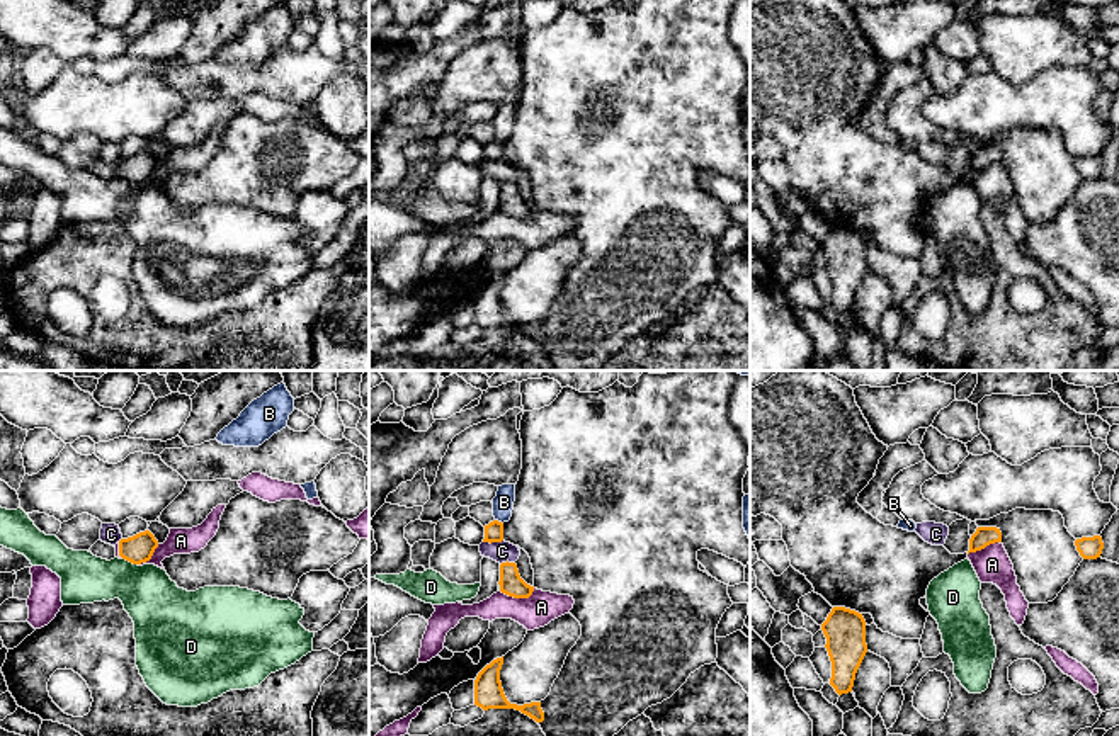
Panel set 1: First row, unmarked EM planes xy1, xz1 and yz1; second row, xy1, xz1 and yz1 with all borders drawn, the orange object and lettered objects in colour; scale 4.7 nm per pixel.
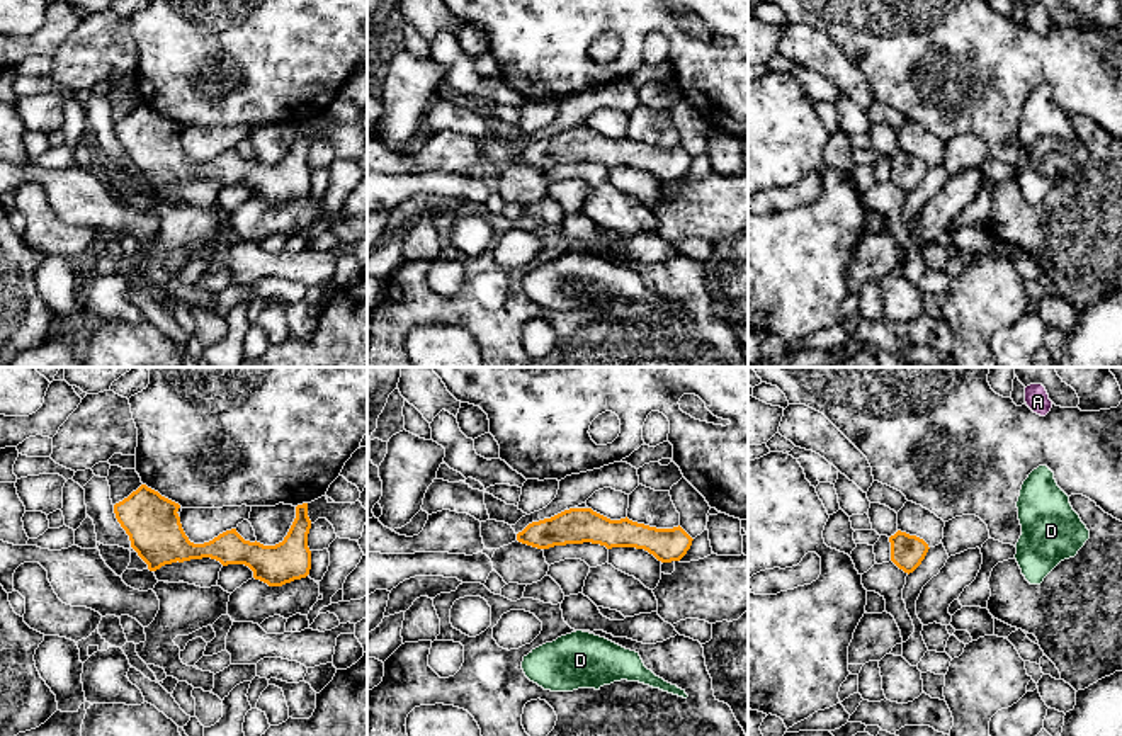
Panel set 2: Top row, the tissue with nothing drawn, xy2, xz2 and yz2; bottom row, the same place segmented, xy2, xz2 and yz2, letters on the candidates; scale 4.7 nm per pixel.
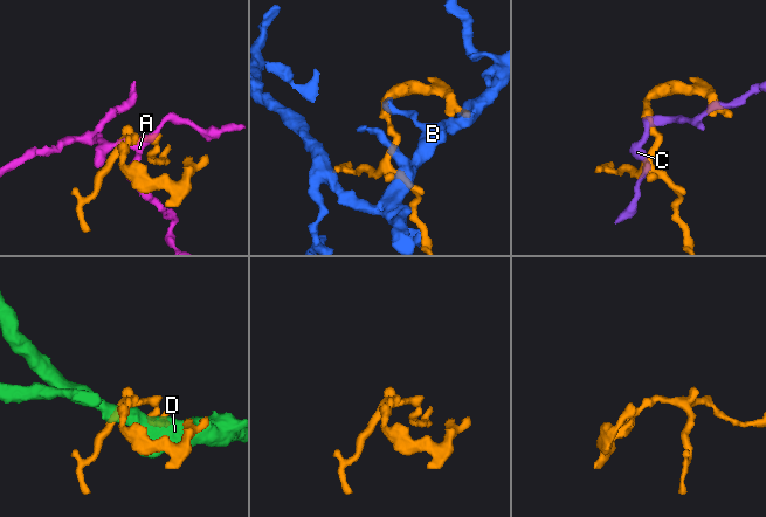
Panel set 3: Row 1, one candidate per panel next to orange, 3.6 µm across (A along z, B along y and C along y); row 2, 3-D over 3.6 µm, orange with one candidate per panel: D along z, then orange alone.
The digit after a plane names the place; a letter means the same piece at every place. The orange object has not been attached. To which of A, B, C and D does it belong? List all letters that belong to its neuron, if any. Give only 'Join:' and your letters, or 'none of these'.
Join: none of these

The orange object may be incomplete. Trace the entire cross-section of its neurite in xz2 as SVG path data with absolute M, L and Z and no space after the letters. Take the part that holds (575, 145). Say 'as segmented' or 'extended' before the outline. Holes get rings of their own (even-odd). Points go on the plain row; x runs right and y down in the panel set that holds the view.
extended | M570 127L529 143L517 160L537 168L583 161L605 165L609 184L654 209L661 199L661 184L680 180L694 158L680 144L656 148L627 136L610 139L592 127Z

